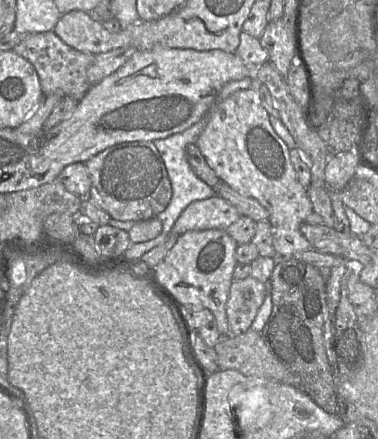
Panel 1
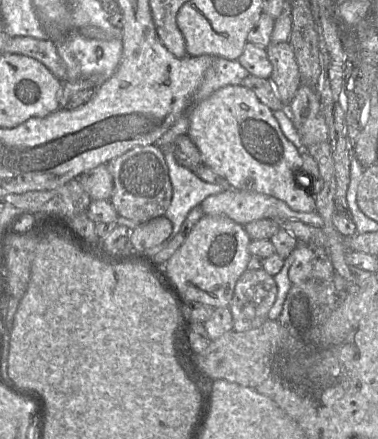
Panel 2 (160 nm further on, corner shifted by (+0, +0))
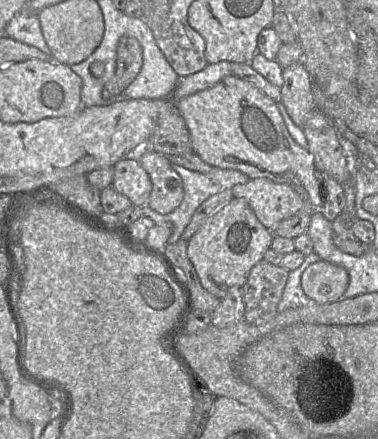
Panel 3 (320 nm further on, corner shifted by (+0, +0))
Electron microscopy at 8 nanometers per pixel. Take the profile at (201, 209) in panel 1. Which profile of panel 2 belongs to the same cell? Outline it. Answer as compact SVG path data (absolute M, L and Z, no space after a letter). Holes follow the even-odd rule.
M231 188L207 197L200 206L204 215L226 216L242 226L261 219L299 220L321 228L324 224L317 212L297 212L275 197L248 190Z

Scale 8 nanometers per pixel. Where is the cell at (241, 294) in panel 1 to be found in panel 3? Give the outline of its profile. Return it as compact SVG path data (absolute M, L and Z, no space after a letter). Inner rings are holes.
M265 260L257 262L242 286L244 302L243 320L251 325L261 325L271 320L278 312L288 272L279 265Z

